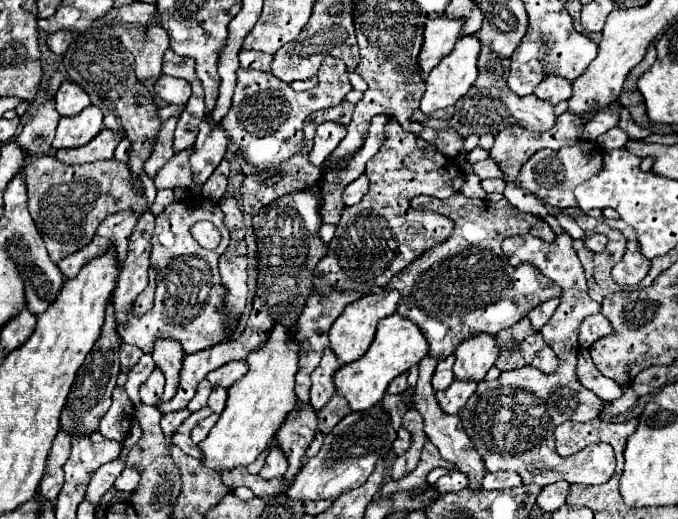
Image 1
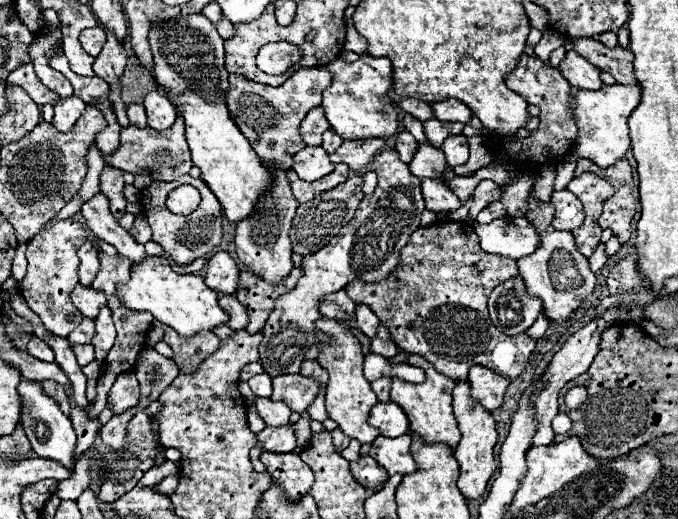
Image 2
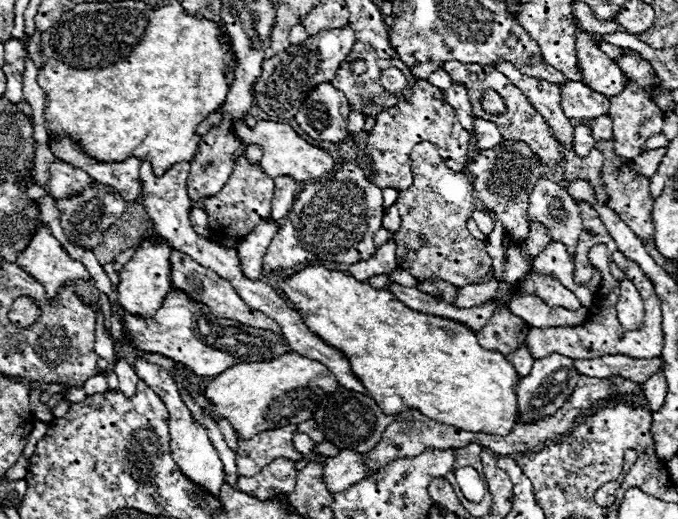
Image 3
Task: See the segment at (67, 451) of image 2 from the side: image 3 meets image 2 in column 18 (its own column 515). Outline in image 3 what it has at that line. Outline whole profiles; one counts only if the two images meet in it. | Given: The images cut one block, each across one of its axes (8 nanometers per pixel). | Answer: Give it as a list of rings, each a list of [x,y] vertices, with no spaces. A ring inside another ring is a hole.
[[[550,354],[546,358],[540,358],[534,362],[532,372],[524,378],[520,378],[520,384],[516,384],[514,392],[518,396],[518,422],[524,424],[532,424],[542,420],[544,416],[550,416],[552,412],[560,410],[564,406],[564,402],[568,400],[568,396],[572,394],[572,390],[576,388],[578,382],[578,372],[572,364],[570,358],[562,356],[562,354]]]

